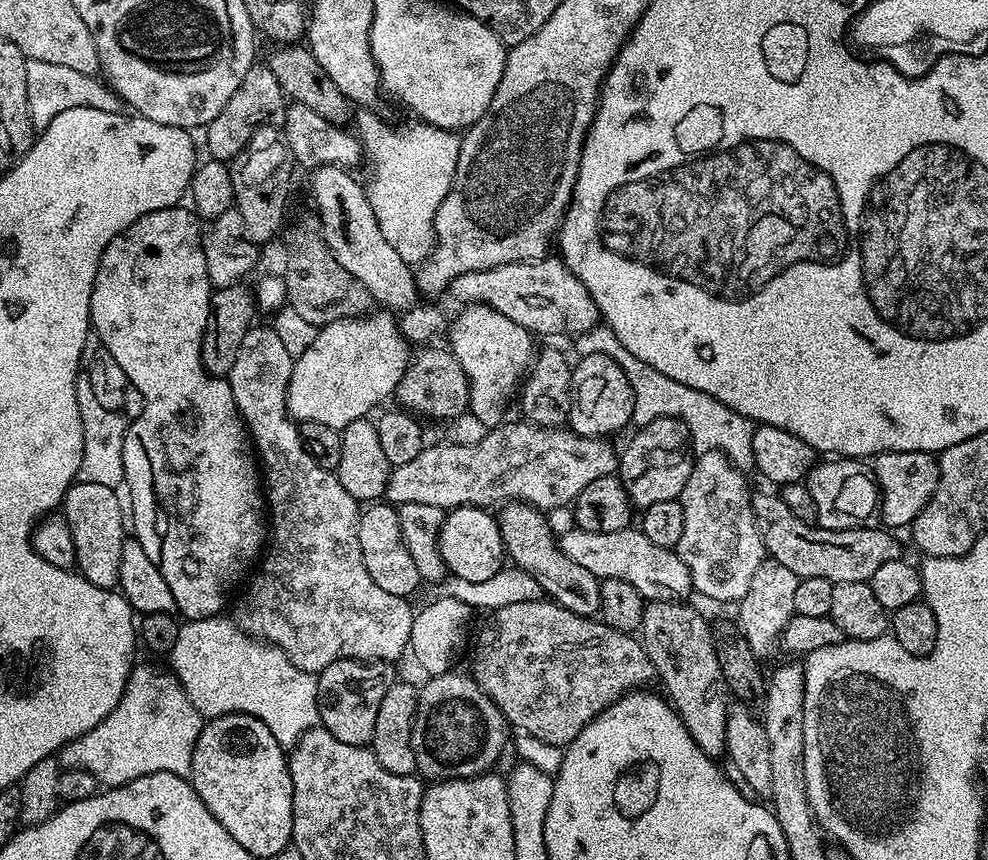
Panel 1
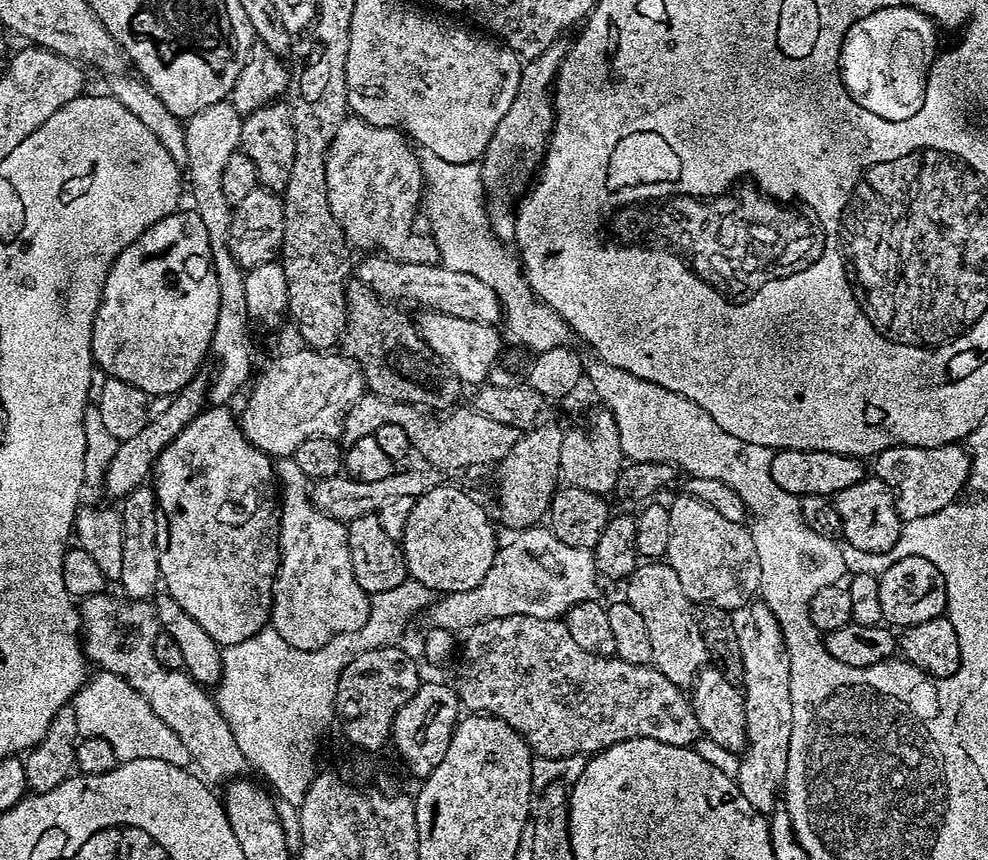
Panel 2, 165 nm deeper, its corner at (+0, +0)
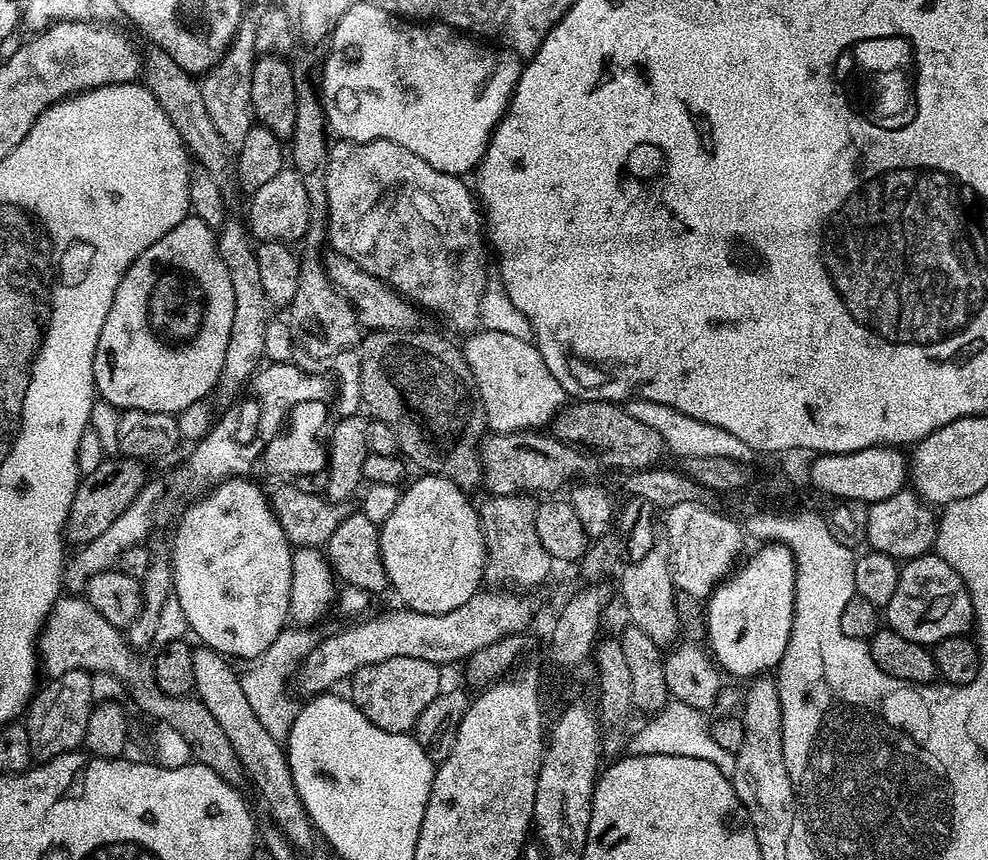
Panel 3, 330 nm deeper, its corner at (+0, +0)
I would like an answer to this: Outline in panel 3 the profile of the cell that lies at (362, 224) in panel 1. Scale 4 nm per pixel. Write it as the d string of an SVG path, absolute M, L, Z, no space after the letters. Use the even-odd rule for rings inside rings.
M477 330L467 337L462 344L464 360L470 366L476 383L476 395L484 407L484 419L492 432L527 432L544 430L555 421L560 409L565 407L566 393L552 369L546 366L542 354L532 340L513 338L510 334L498 334L491 330Z

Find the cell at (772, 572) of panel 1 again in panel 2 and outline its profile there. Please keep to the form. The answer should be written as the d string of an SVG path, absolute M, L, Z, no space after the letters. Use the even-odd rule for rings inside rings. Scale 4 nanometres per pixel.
M749 602L735 609L734 623L744 667L742 691L746 710L746 743L739 757L740 769L735 781L746 802L750 802L756 812L768 814L777 807L788 761L792 729L790 660L784 645L784 632L768 604Z

